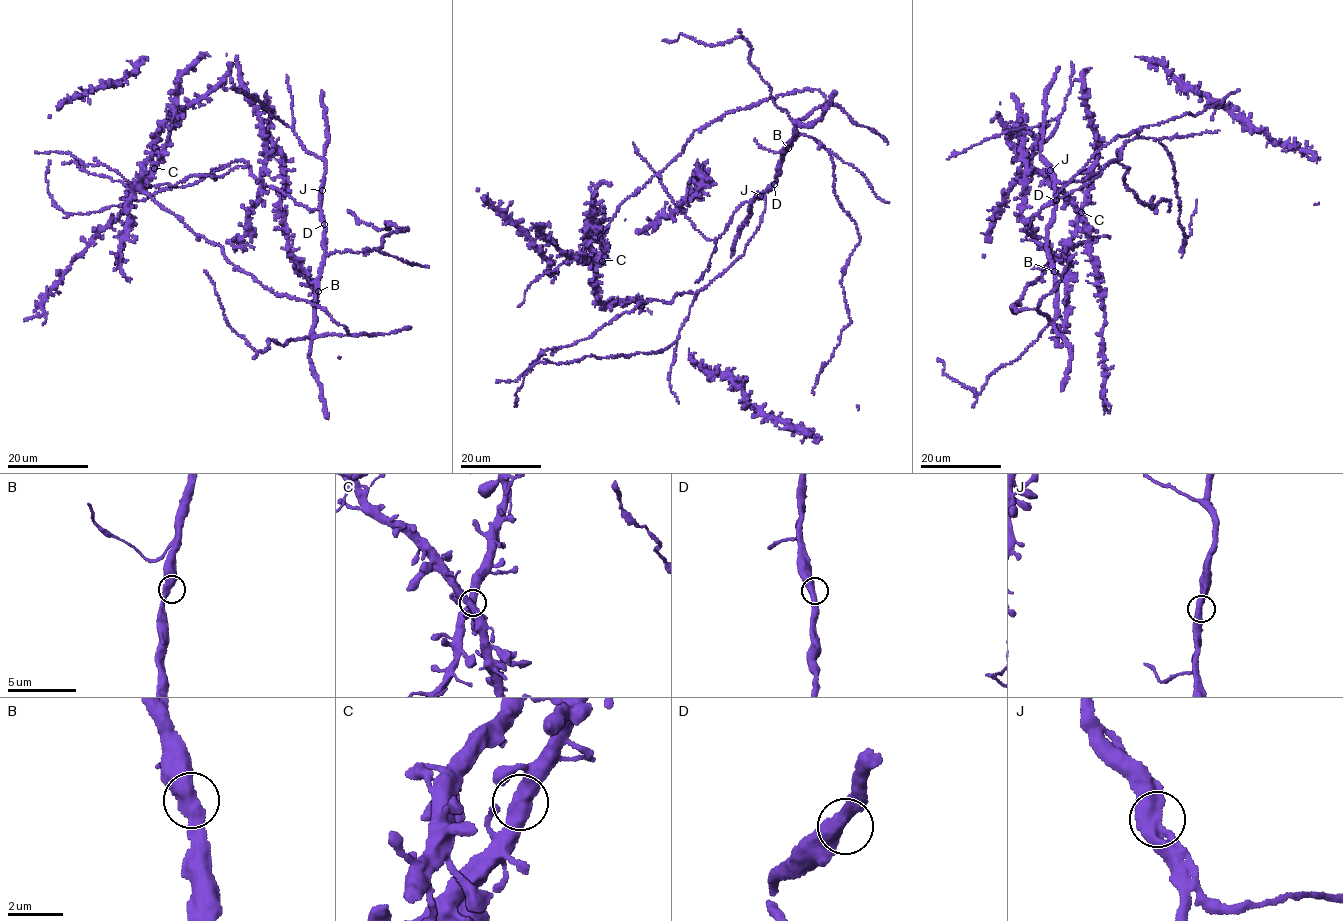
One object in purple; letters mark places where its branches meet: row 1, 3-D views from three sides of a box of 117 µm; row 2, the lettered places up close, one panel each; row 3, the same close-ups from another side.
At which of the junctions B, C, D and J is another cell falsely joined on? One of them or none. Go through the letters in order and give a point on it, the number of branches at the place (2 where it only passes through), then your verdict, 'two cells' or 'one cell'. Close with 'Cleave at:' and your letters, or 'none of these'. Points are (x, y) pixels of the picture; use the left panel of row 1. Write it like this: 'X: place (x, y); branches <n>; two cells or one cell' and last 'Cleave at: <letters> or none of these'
B: place (318, 291); branches 2; one cell
C: place (154, 168); branches 2; one cell
D: place (324, 224); branches 2; one cell
J: place (322, 190); branches 2; one cell
Cleave at: none of these

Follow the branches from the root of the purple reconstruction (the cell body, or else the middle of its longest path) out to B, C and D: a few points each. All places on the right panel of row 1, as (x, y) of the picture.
B: (1044, 313), (1055, 320), (1054, 271)
C: (1044, 313), (1010, 307), (1014, 313), (1027, 284), (1065, 251), (1078, 228), (1085, 231), (1081, 212)
D: (1044, 313), (1055, 320), (1056, 279), (1047, 236), (1056, 200)

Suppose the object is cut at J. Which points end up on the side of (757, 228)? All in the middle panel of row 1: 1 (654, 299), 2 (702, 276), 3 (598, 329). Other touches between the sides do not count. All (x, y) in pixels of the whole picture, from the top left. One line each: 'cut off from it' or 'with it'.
1: with it
2: cut off from it
3: with it

